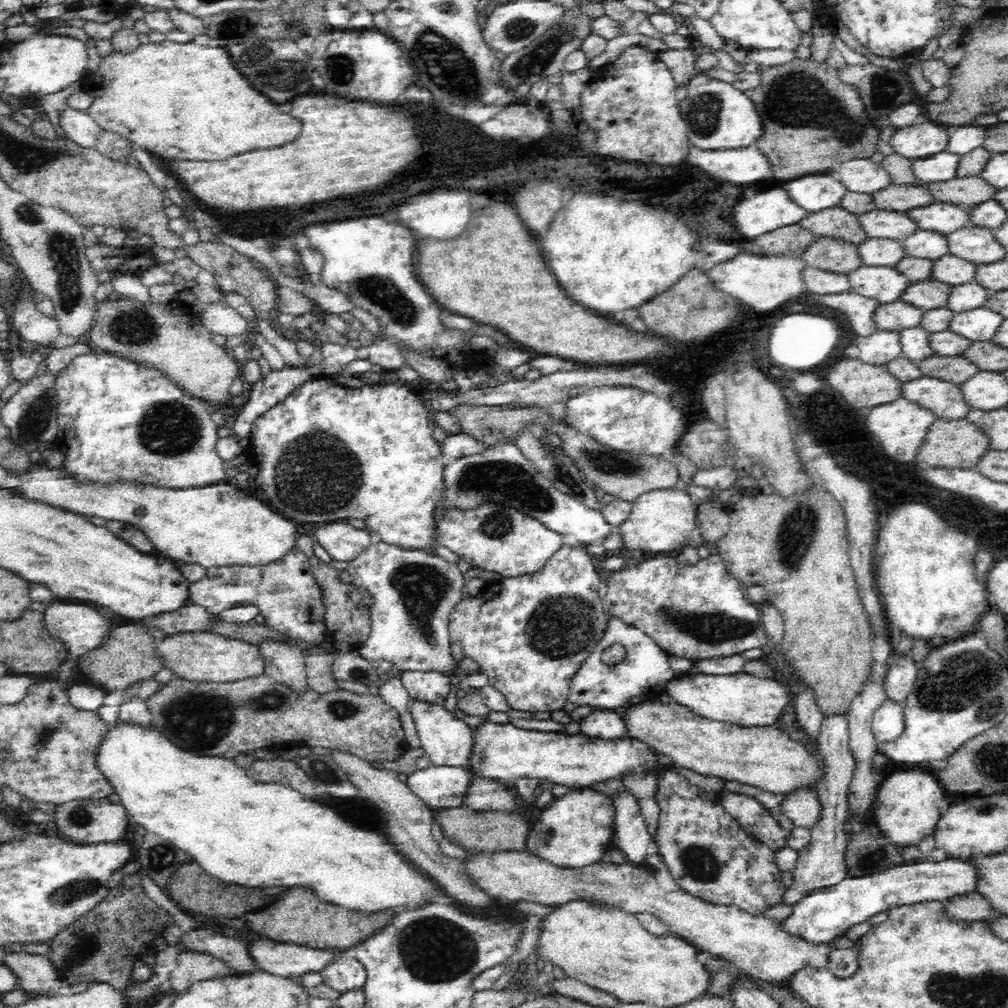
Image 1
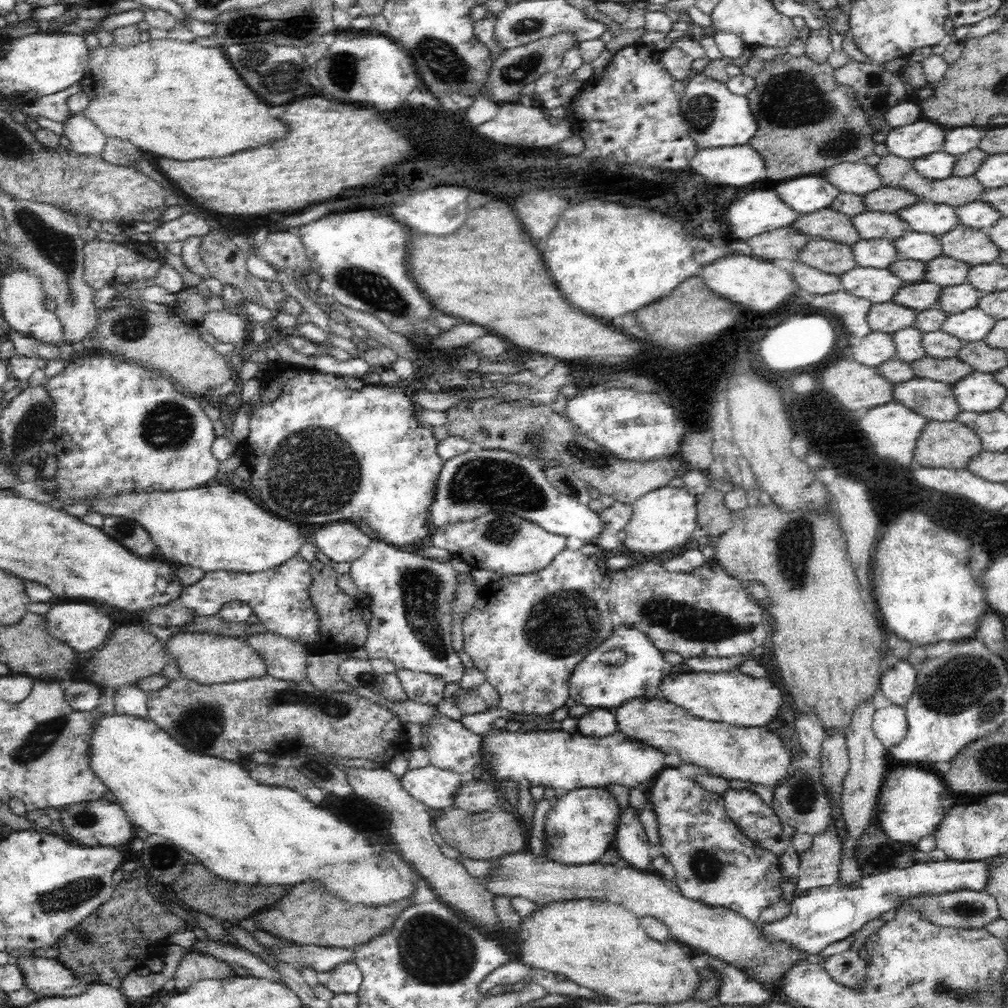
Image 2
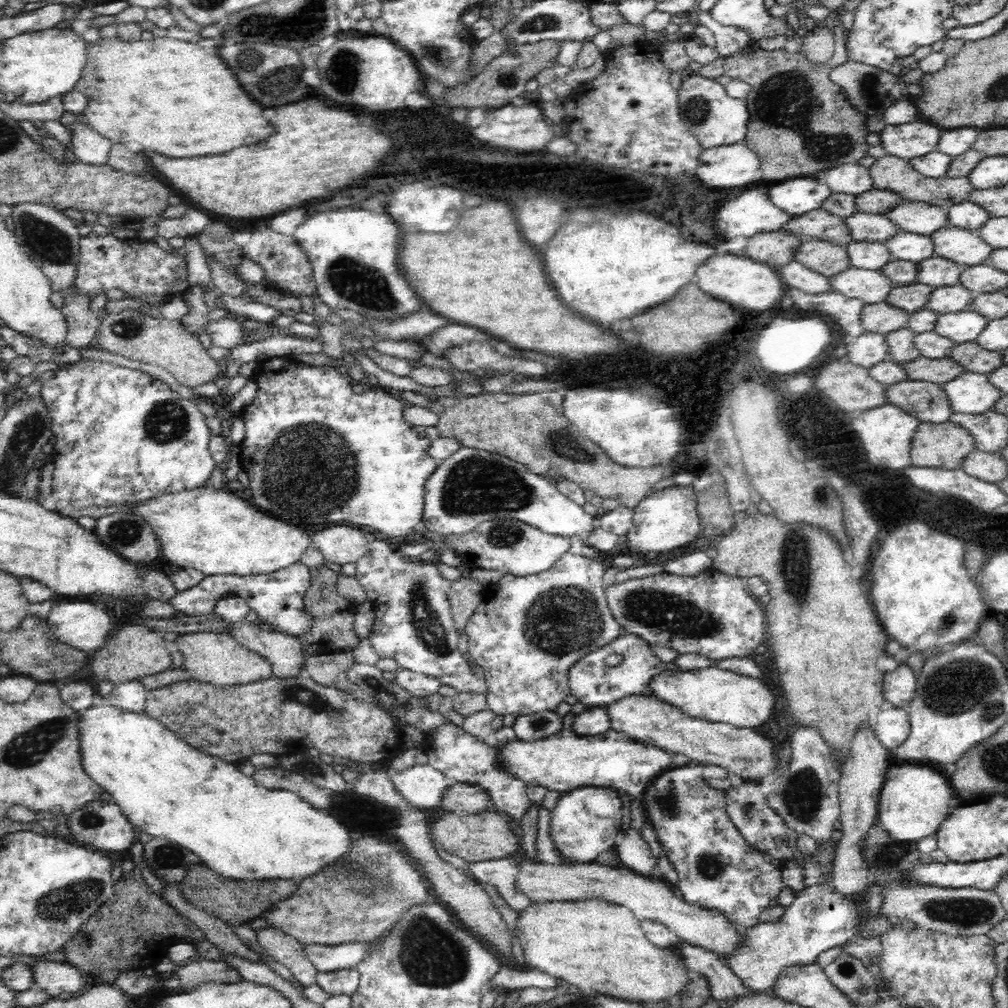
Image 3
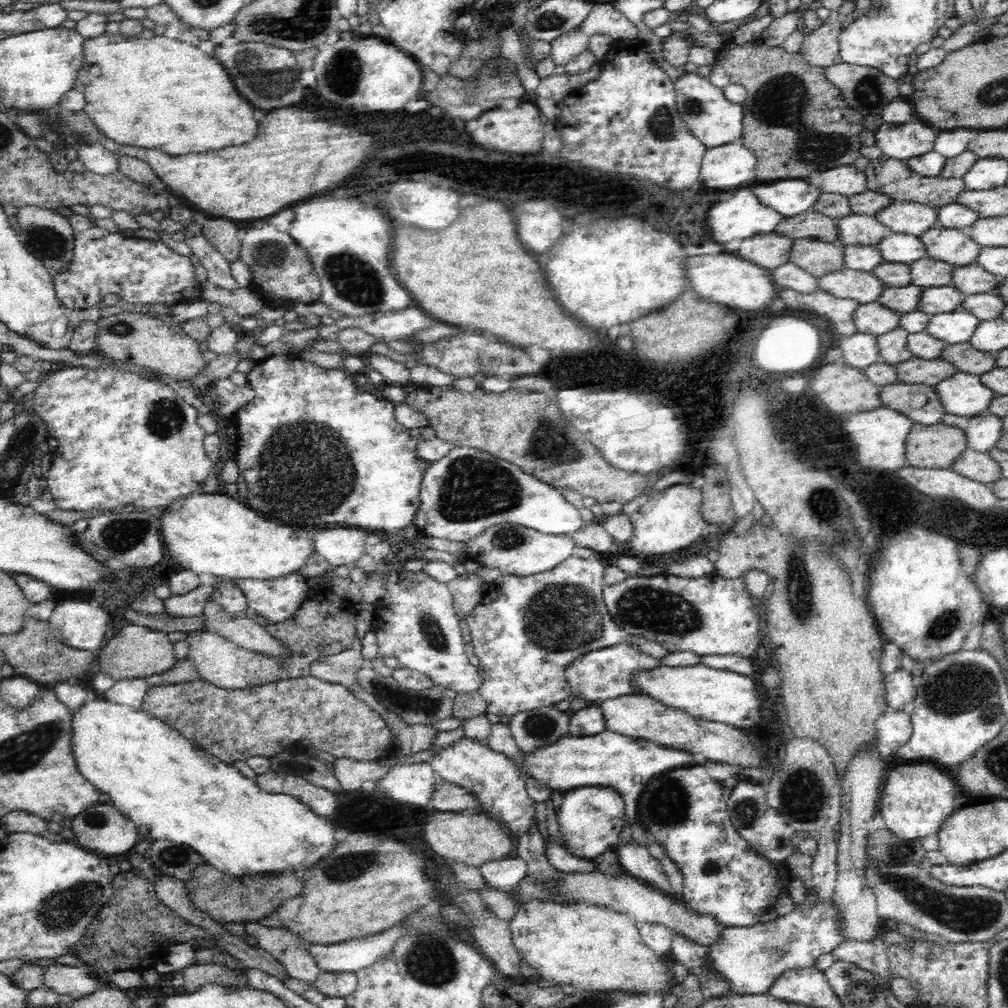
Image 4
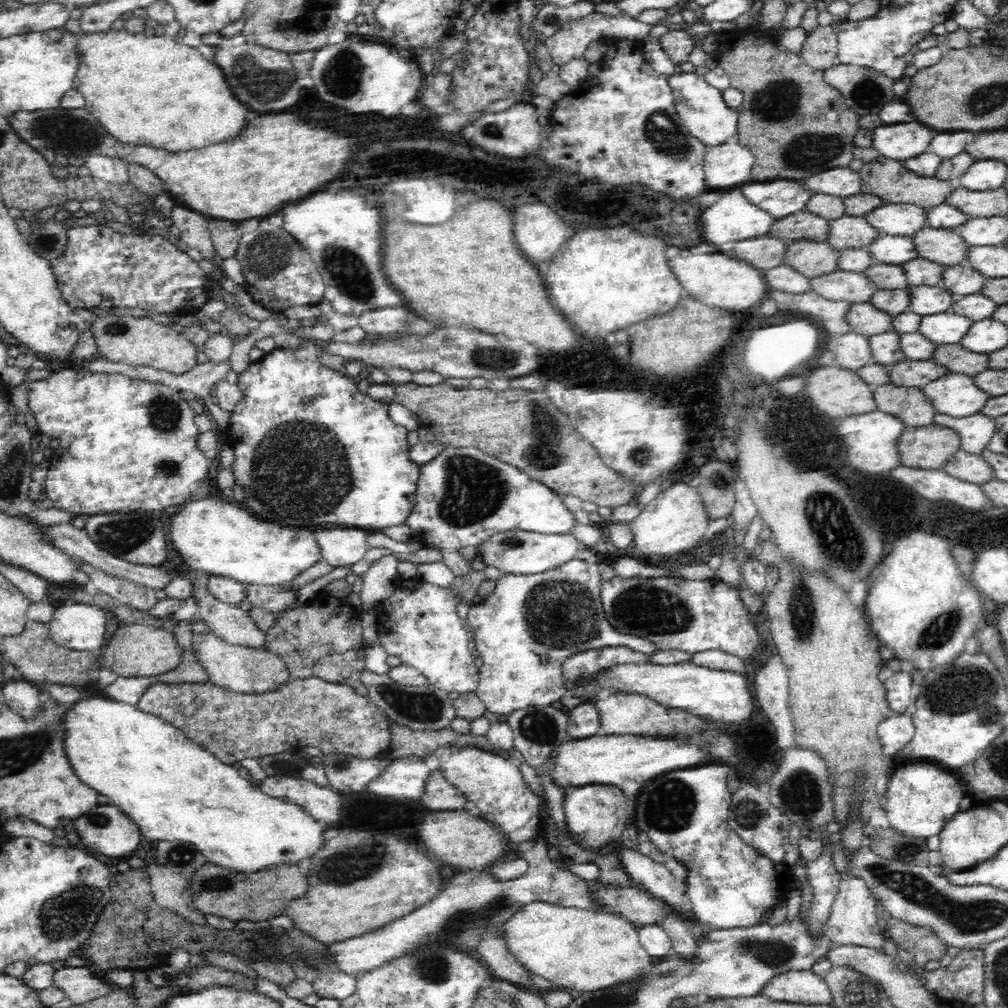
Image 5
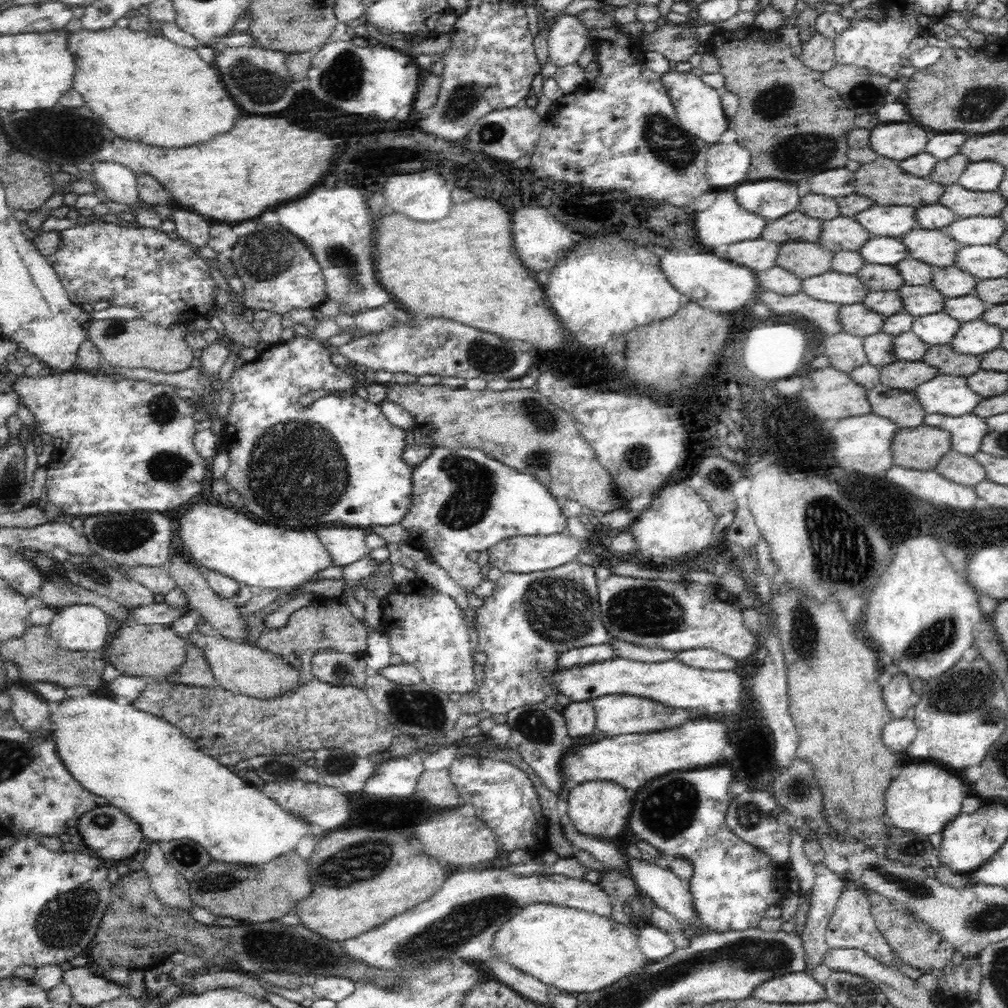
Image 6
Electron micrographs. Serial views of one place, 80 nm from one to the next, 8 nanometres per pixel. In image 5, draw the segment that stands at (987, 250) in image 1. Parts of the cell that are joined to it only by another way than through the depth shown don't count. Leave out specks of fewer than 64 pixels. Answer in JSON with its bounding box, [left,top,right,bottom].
[912,227,973,267]

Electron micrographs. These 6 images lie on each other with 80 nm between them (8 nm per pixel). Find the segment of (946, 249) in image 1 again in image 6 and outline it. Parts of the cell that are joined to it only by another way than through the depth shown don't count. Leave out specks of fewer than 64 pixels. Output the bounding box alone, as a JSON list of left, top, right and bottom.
[859,235,911,265]

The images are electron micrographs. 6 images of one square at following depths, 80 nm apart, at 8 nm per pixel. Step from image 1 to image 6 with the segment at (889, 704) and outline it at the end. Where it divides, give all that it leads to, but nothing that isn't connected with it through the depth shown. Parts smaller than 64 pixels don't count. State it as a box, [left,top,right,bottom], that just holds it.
[881,717,917,754]

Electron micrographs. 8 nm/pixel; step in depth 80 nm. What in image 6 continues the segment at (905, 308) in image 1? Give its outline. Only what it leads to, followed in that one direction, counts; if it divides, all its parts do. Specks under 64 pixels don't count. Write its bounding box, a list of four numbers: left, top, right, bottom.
[838,303,886,337]

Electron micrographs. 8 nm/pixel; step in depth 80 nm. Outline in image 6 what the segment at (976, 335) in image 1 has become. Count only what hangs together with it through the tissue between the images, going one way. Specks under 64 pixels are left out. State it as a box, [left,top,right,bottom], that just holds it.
[912,311,963,345]

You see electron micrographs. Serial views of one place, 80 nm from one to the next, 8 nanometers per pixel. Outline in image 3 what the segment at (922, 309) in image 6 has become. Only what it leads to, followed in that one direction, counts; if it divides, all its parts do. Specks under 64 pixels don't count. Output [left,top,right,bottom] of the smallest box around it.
[928,285,975,314]

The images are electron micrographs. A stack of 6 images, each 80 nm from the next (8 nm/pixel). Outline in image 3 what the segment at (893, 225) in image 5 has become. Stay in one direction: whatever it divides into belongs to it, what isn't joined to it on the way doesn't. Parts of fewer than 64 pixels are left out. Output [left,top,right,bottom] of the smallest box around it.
[886,202,950,236]

